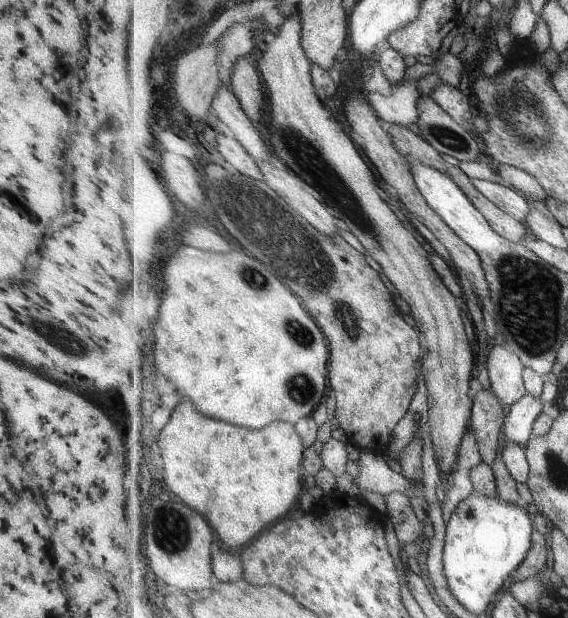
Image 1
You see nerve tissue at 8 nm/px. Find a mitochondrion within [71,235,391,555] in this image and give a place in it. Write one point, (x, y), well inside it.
(301, 389)

